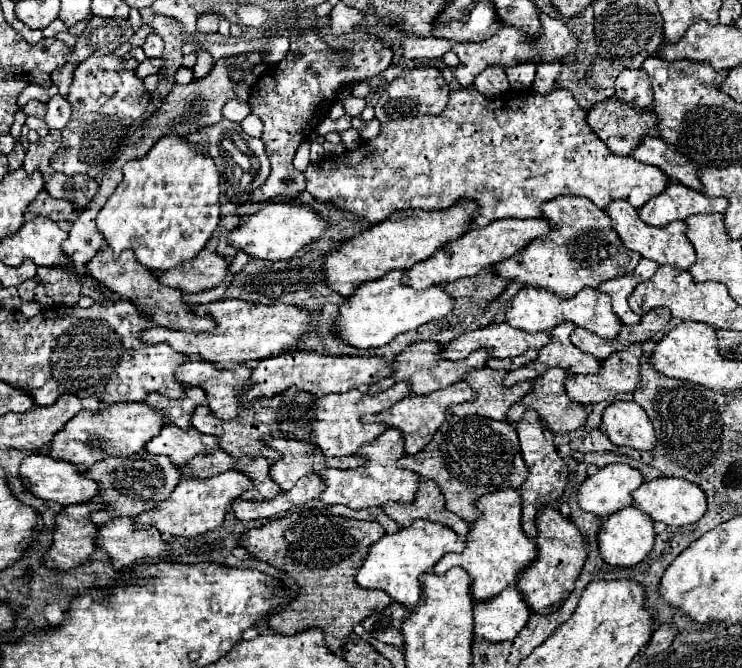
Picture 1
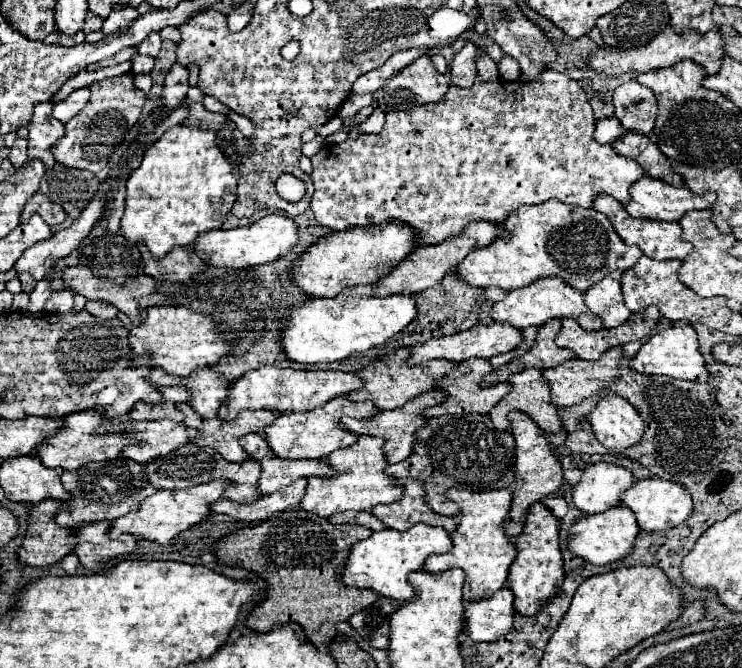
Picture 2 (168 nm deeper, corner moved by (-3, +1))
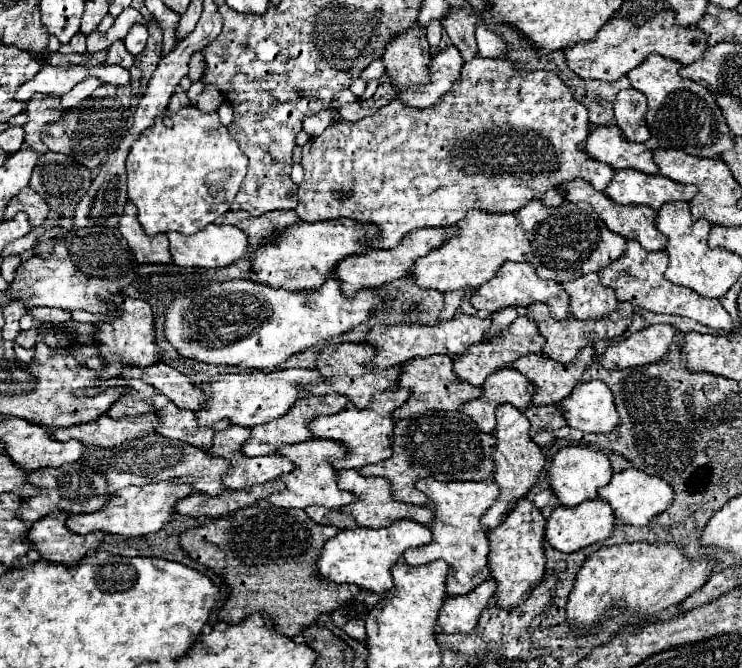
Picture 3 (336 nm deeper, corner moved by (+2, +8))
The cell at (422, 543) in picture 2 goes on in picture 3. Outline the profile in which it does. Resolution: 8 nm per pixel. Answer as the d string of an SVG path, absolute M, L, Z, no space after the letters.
M398 520L388 528L372 530L372 528L352 528L352 530L340 530L334 538L330 538L316 560L318 572L336 584L356 584L362 590L370 590L376 594L382 594L392 588L392 576L390 566L394 566L404 550L430 544L432 532L412 520Z

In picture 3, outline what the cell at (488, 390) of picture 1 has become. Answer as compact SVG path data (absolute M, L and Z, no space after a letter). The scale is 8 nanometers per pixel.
M430 356L430 358L408 360L406 364L402 364L396 386L410 390L410 398L400 408L394 410L396 420L424 414L428 410L458 410L464 402L478 398L482 394L482 388L474 388L466 382L458 382L456 374L452 372L452 358L450 356Z

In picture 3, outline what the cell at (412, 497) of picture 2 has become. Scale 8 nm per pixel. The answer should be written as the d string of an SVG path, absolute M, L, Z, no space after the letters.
M338 470L338 488L346 490L346 492L354 492L354 496L358 496L358 500L354 500L354 504L346 504L346 508L340 508L344 514L354 516L356 524L362 528L388 528L392 522L408 518L414 520L418 524L428 526L434 518L430 508L424 506L414 506L414 504L402 504L392 500L392 492L390 492L390 482L384 478L364 478L358 474L358 470Z

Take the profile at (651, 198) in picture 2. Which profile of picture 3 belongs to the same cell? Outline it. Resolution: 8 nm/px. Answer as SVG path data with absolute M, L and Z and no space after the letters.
M616 170L604 194L618 204L646 204L658 210L664 202L690 202L698 188L680 184L660 174L642 174L638 170Z

